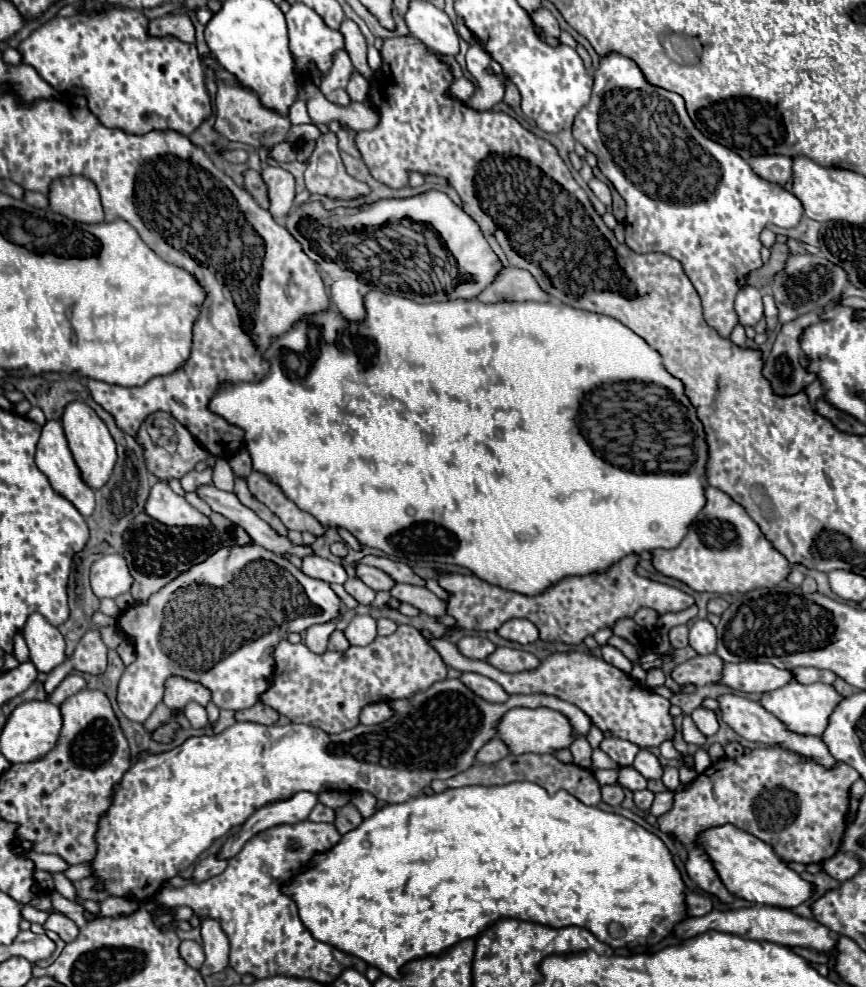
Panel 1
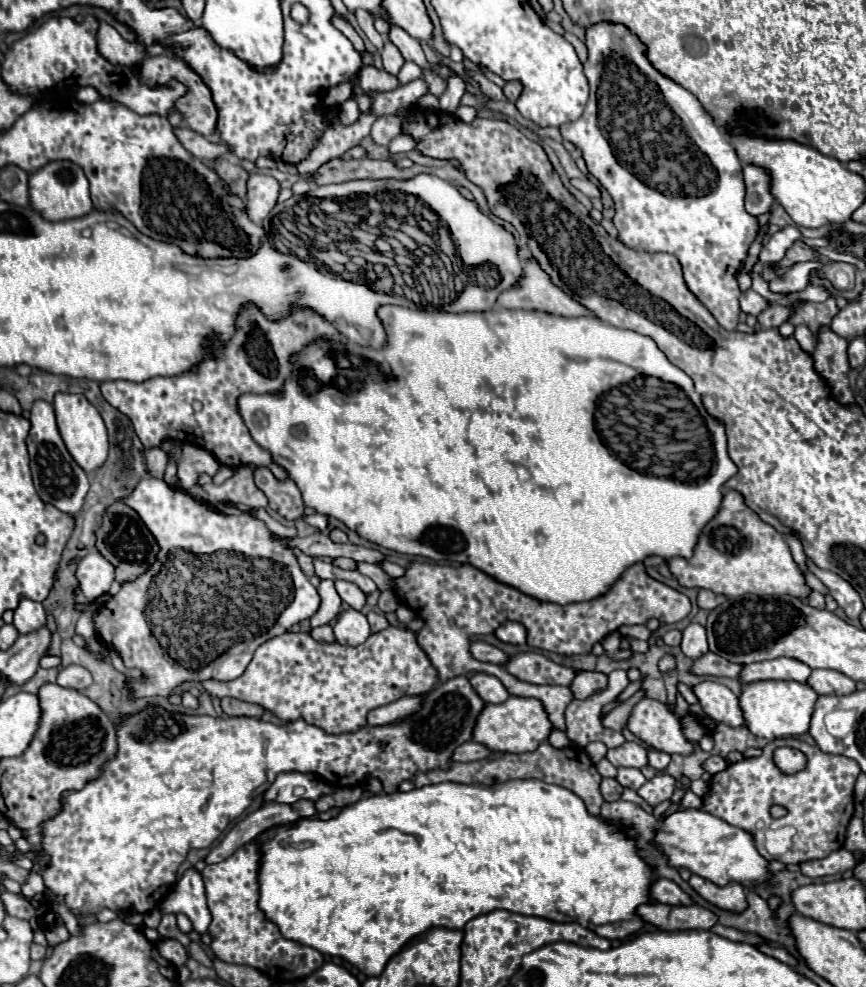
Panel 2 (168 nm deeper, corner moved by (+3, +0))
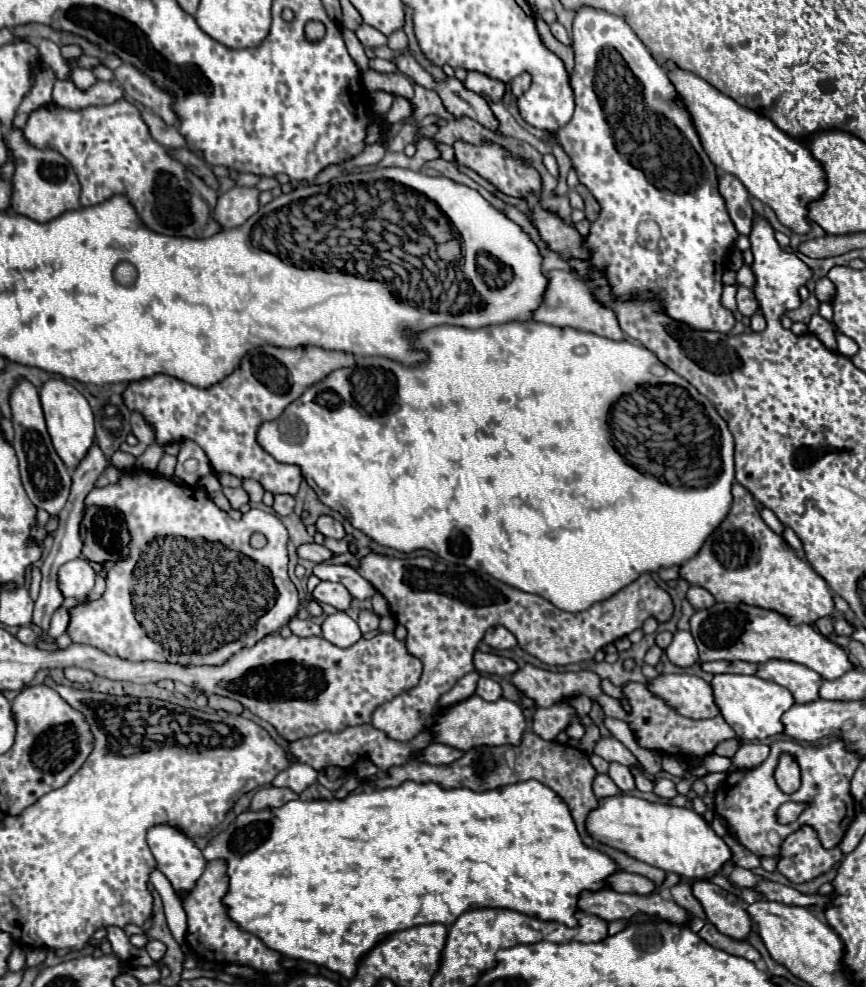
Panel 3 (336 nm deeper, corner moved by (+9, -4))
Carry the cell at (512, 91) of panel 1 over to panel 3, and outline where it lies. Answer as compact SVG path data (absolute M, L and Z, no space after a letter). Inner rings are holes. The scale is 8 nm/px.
M524 72L524 74L520 74L520 76L516 76L514 80L512 80L512 94L518 98L518 96L522 96L528 88L530 88L530 82L532 82L532 76L528 74L528 72Z

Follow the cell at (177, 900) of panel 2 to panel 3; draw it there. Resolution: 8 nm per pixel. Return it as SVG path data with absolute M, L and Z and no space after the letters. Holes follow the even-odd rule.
M170 824L152 826L146 840L156 858L158 870L170 880L174 890L188 892L206 866L202 850L194 844L194 840Z

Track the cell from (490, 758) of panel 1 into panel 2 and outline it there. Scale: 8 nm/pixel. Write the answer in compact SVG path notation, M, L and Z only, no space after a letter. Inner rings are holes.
M470 742L470 744L462 744L462 748L458 748L458 752L454 752L454 760L456 762L472 762L472 760L486 760L490 758L490 750L484 744L478 742Z

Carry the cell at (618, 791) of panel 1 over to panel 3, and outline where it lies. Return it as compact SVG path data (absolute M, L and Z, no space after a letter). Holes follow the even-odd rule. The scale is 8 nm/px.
M598 774L596 778L594 778L594 794L598 796L598 798L606 798L606 796L616 796L620 790L618 790L618 786L610 780L610 776L608 774Z

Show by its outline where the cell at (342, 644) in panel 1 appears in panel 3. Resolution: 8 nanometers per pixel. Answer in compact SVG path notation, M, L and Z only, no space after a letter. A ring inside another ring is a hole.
M294 616L288 622L288 626L290 626L292 634L296 634L296 636L320 636L320 632L322 632L318 624L314 624L310 620L300 620L298 616Z

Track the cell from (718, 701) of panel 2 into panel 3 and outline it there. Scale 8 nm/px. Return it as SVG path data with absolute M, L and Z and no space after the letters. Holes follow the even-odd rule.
M658 674L646 684L646 688L682 716L712 718L720 714L720 710L714 704L710 684L698 676Z

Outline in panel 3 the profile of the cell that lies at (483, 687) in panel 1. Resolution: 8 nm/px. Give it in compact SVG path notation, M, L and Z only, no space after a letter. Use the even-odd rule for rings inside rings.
M482 676L478 680L478 688L476 688L476 694L488 702L494 702L502 696L502 686L498 684L498 680L490 678L490 676Z

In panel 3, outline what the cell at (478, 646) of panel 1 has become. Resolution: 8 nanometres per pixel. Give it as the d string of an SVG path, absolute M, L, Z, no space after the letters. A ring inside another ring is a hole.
M484 652L474 654L474 666L478 672L494 674L494 676L506 676L518 670L518 664L514 660L502 658L498 654L484 654Z

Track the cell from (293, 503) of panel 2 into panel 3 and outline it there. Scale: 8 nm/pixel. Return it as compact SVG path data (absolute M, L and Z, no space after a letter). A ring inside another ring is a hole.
M274 496L274 506L278 516L288 516L294 510L294 498L292 496Z

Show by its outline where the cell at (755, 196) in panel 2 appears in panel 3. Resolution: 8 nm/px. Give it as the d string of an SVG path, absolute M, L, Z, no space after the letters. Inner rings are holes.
M718 174L718 186L736 230L748 236L752 230L752 220L754 220L754 210L748 200L750 196L748 190L732 174Z

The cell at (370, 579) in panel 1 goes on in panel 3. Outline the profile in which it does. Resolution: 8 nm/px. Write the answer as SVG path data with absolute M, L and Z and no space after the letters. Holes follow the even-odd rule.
M316 542L300 544L296 548L296 554L298 554L298 558L306 558L306 560L312 560L312 562L324 562L324 560L328 560L332 556L332 552L326 546L320 546Z

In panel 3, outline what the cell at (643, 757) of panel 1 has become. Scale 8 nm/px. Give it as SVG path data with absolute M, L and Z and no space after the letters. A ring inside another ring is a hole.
M608 736L608 738L600 738L594 746L594 754L602 756L604 760L608 762L620 762L624 766L632 766L632 764L638 764L636 756L622 744L618 742L614 736Z

